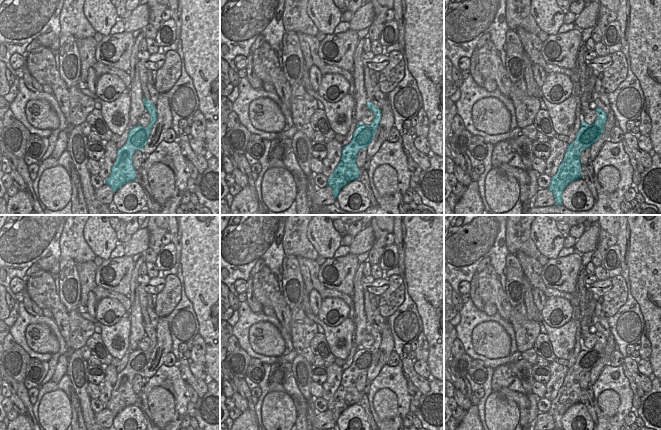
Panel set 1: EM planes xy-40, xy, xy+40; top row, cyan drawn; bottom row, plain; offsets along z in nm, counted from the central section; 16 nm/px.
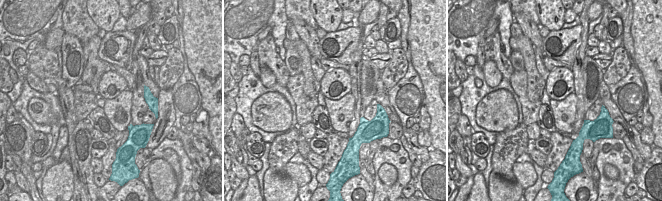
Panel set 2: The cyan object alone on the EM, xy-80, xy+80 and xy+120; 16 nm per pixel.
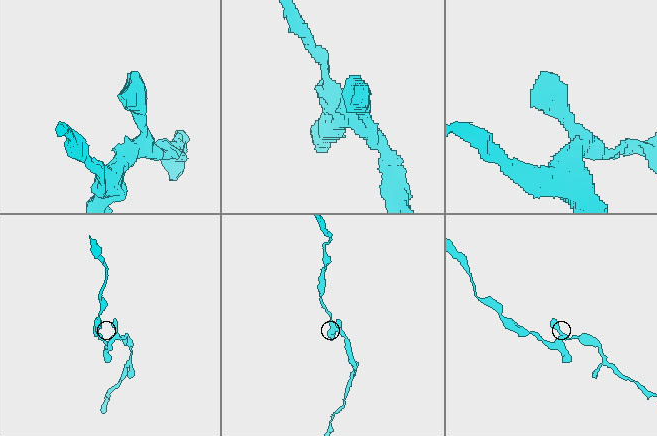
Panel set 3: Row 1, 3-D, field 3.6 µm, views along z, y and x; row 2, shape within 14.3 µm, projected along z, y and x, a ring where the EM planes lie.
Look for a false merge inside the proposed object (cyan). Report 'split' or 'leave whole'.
leave whole

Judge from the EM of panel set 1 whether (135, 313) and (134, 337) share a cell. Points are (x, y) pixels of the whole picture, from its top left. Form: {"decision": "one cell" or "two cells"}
{"decision": "one cell"}

